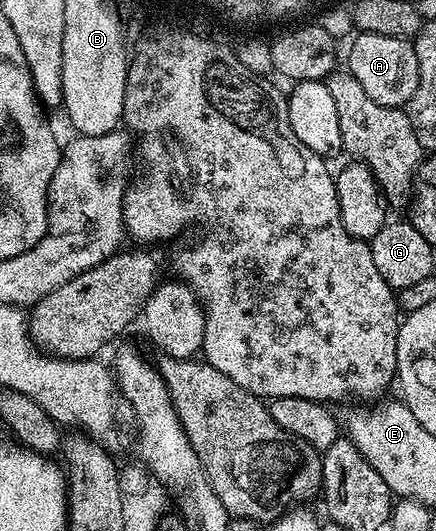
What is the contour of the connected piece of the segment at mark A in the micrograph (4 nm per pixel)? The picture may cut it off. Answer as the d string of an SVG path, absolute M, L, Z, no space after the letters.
M357 32L350 43L346 69L354 75L354 79L358 79L358 83L362 83L366 95L370 95L374 103L382 103L386 107L407 106L420 85L415 44L407 37L361 32Z

